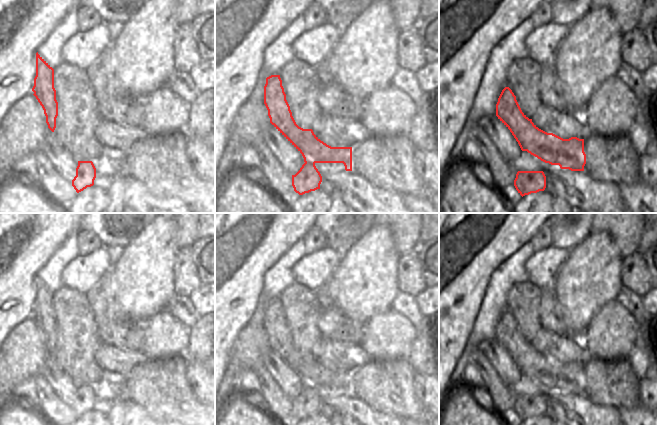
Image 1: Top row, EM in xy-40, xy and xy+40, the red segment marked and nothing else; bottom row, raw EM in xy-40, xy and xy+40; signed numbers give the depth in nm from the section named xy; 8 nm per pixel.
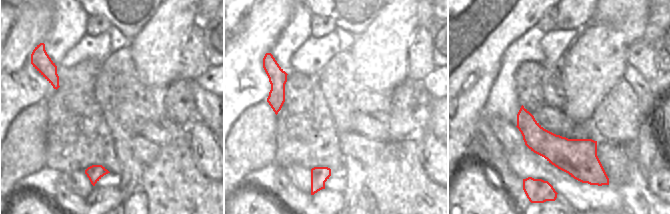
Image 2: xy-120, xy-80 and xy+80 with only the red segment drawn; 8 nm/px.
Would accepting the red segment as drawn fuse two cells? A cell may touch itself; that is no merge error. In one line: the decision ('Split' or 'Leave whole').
Split

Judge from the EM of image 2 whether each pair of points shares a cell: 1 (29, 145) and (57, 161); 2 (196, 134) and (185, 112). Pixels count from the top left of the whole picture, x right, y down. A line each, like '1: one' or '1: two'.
1: two
2: two

